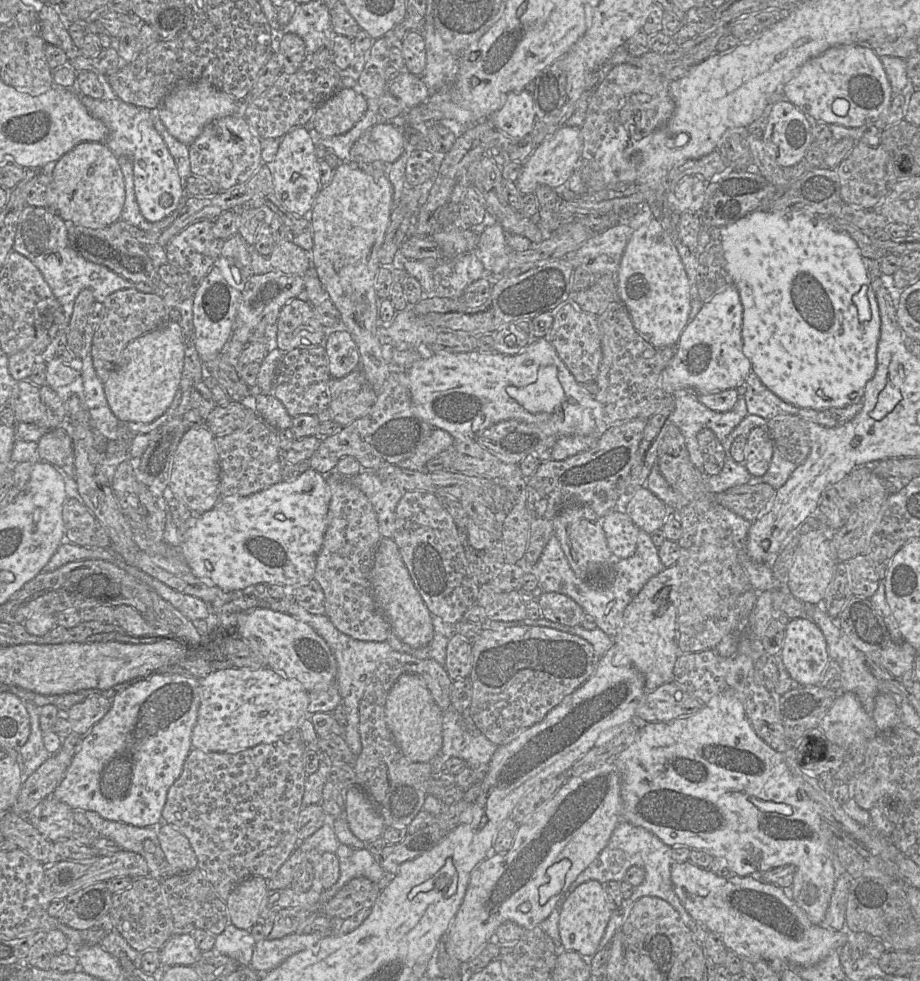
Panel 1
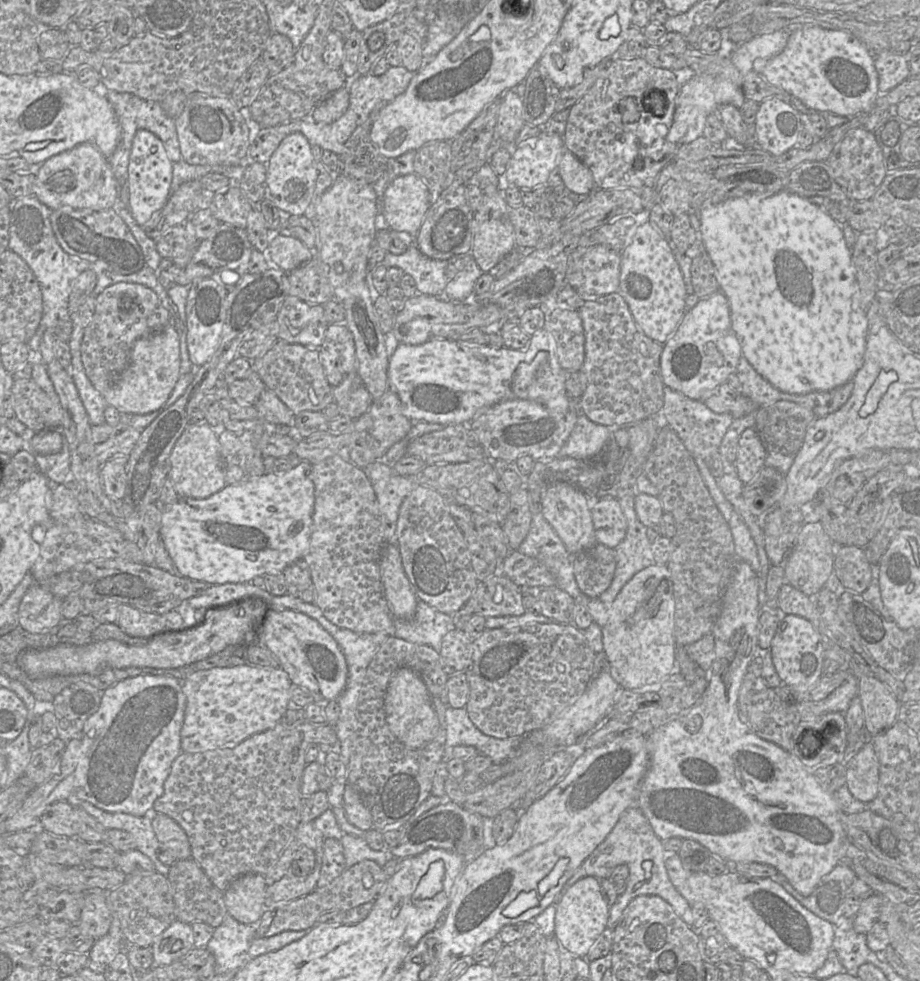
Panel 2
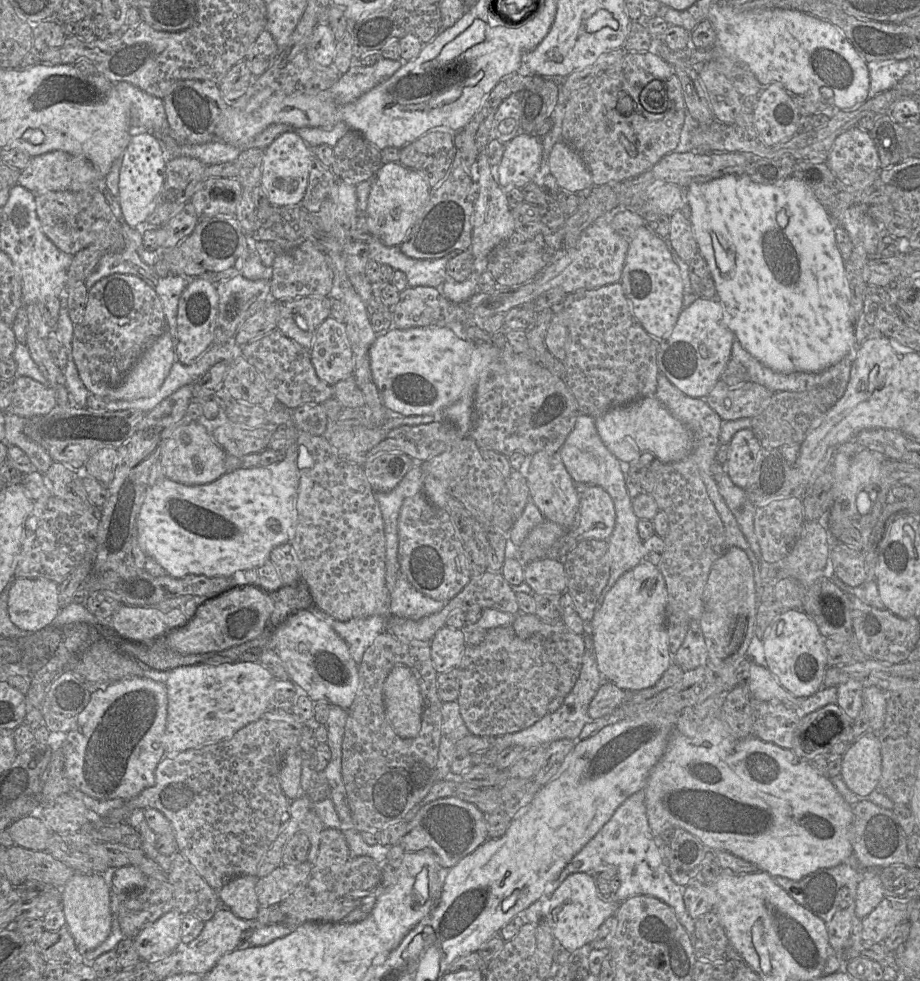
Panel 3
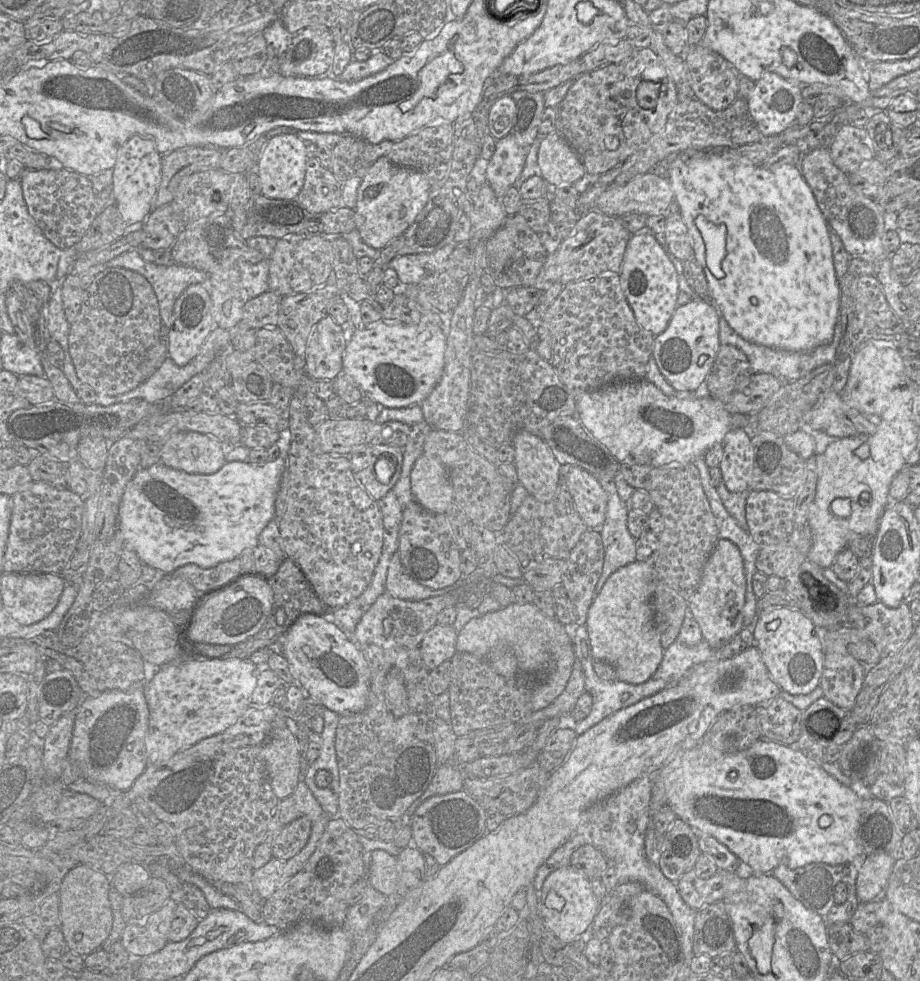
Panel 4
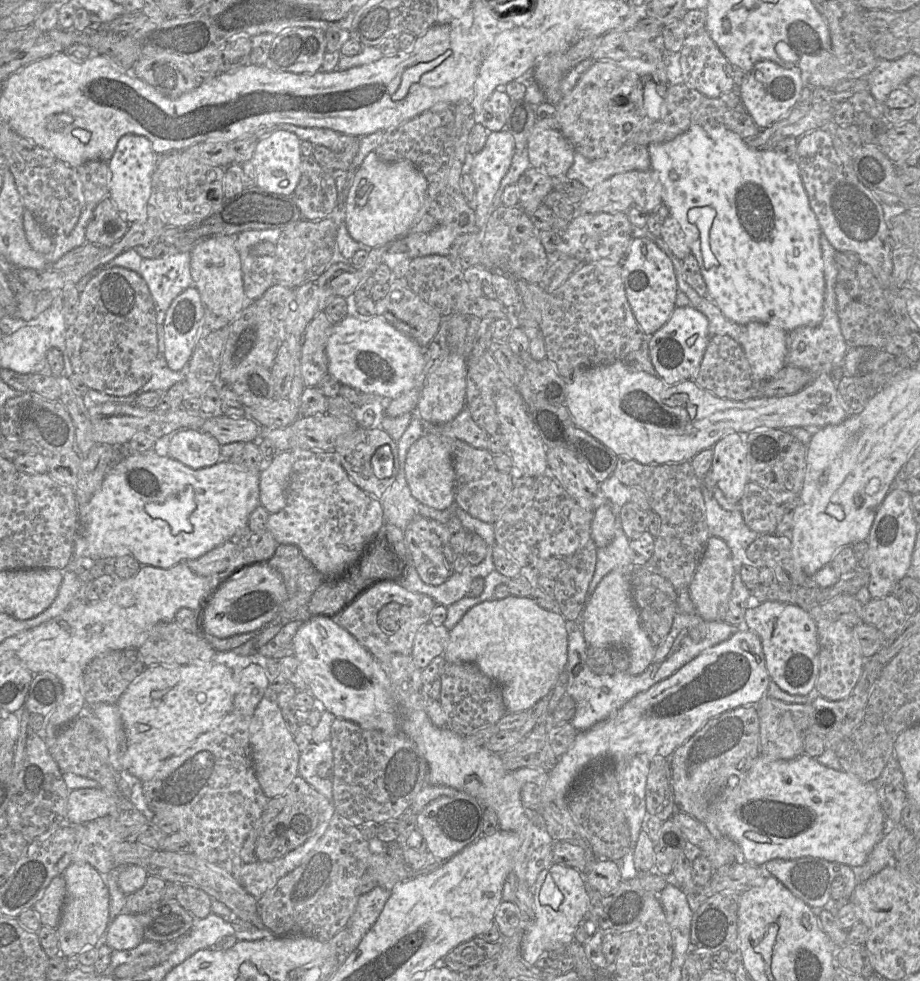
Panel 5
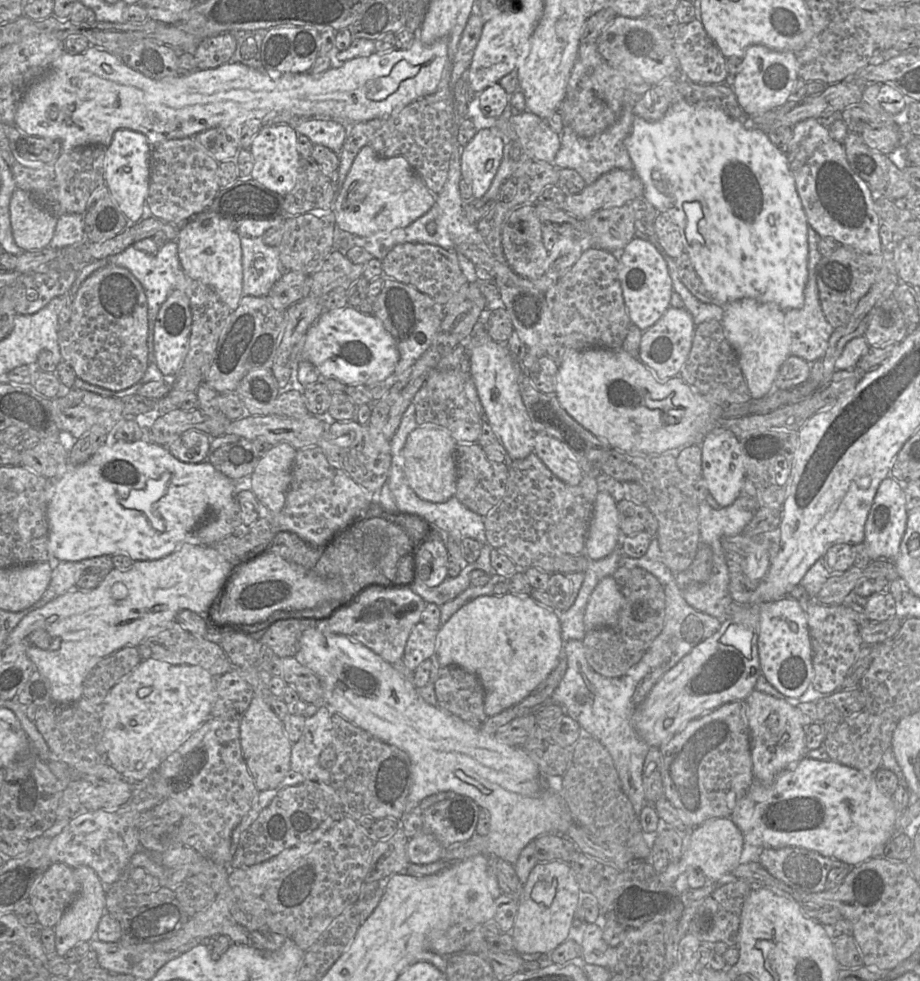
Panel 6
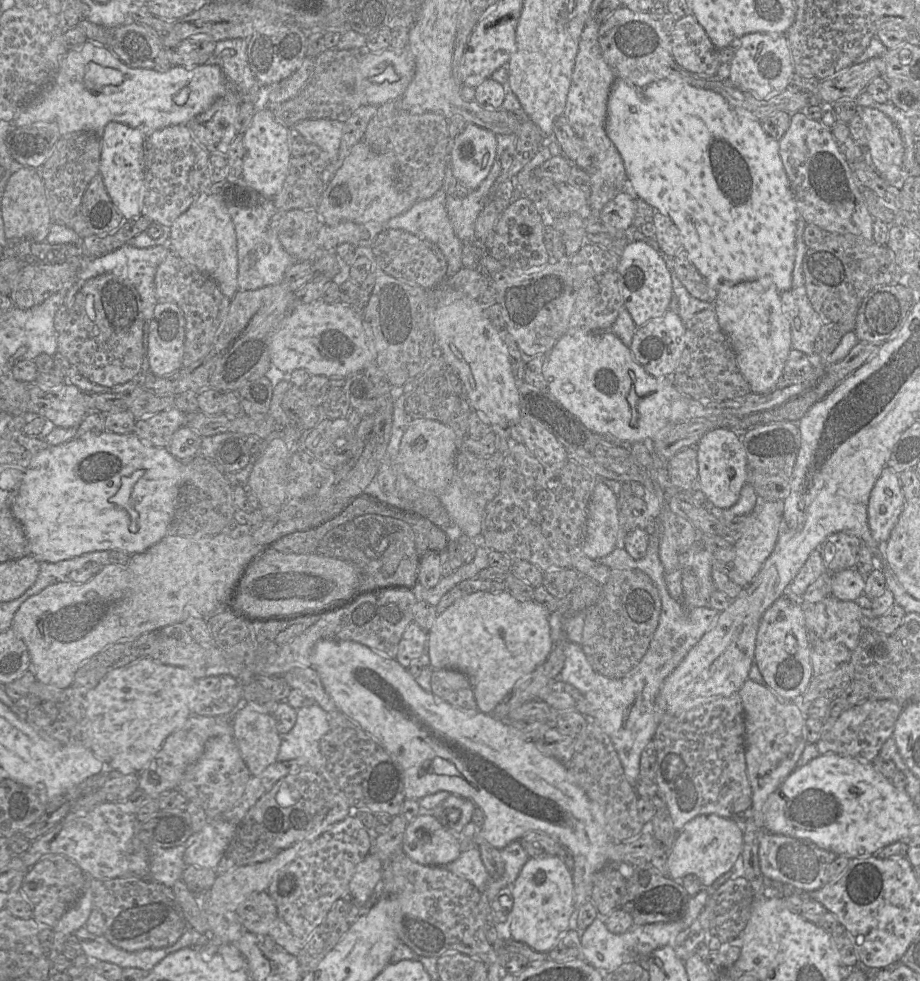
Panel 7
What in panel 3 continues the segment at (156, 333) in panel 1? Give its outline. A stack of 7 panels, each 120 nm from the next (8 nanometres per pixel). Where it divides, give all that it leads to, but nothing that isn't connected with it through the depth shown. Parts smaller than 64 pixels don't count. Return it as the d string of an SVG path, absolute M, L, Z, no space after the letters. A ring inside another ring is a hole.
M164 331L142 351L123 382L104 400L135 400L152 396L167 377L176 360L175 340Z

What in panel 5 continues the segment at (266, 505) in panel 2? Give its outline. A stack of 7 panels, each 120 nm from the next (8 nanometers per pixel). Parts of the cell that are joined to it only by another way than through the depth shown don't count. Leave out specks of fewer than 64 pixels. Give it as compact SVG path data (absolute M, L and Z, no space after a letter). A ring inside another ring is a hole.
M155 450L126 454L114 464L101 486L82 508L80 538L76 537L75 558L104 559L132 555L140 565L170 568L180 562L196 559L237 533L251 533L247 527L252 511L260 505L260 471L221 460L209 467L190 468L170 456L159 456Z

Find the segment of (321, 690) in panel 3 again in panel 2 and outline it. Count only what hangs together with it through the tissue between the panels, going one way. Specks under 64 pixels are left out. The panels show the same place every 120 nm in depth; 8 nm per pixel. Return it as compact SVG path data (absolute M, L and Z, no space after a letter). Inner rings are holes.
M266 609L253 643L263 645L273 653L292 684L317 694L325 701L336 700L344 690L348 675L345 657L334 638L313 618L294 610Z

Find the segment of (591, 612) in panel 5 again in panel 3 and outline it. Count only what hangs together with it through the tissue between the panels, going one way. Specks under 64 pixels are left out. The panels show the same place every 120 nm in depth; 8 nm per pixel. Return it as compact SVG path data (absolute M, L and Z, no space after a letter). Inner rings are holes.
M643 560L624 573L605 596L590 622L601 675L626 692L655 685L673 662L666 631L667 590L657 565Z

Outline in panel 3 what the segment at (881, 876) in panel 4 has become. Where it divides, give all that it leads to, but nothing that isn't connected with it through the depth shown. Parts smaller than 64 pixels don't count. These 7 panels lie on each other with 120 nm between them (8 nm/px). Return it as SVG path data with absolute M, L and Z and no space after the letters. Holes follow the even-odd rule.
M865 869L857 887L856 916L862 920L885 898L883 885L877 869Z

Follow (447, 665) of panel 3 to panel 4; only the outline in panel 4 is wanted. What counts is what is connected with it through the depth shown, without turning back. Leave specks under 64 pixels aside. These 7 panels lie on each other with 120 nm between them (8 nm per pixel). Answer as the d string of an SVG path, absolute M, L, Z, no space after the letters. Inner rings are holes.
M435 624L425 633L419 649L428 670L434 669L444 661L450 661L457 652L457 635L452 626L440 624Z

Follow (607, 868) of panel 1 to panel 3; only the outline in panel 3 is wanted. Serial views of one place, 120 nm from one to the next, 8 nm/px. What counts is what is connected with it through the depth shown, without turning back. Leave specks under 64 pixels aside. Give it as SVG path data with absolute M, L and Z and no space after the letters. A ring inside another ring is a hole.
M644 789L629 796L595 836L571 859L559 876L545 885L543 895L539 899L543 907L543 918L547 915L549 897L567 876L578 872L588 873L601 863L613 864L617 868L617 876L620 881L619 889L614 895L617 902L621 903L635 895L655 897L673 909L678 921L690 937L694 934L695 920L685 907L683 888L676 884L668 873L667 866L661 859L658 838L649 828Z

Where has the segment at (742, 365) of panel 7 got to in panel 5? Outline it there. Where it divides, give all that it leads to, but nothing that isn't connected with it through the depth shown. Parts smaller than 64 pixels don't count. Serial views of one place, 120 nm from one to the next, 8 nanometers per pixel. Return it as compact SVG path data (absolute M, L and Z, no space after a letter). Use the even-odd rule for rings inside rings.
M749 322L744 325L740 345L749 361L753 378L759 383L775 376L785 365L787 355L787 332L782 328L762 323Z

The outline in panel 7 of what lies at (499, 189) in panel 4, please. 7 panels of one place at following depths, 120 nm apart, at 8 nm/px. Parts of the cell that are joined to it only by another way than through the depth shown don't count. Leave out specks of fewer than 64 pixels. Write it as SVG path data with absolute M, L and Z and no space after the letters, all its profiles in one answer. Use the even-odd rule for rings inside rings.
M467 123L465 129L450 142L448 160L452 165L454 177L470 190L480 186L489 174L496 159L497 140L491 131L474 124Z

